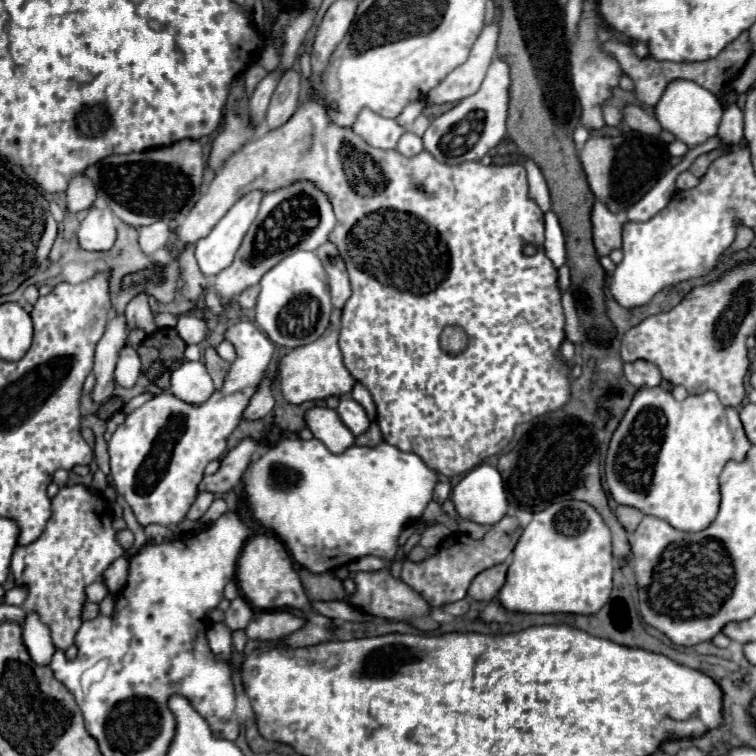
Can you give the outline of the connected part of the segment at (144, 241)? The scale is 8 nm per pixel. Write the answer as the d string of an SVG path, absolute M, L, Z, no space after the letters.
M164 220L140 228L140 248L144 254L152 254L166 246L170 236L170 226Z

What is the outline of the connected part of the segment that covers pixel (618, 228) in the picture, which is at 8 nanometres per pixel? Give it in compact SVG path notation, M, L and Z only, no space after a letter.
M598 200L592 206L592 236L594 236L594 246L598 256L608 256L614 248L622 246L622 224L616 218L616 214L608 212L604 204Z

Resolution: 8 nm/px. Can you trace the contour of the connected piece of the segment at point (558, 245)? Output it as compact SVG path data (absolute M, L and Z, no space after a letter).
M548 210L544 216L546 216L546 242L544 242L546 256L554 262L556 268L560 268L564 264L564 258L566 258L564 234L562 234L558 218L556 218L556 214L552 210Z

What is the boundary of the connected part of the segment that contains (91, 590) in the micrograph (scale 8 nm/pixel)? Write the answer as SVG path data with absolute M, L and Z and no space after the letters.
M96 582L96 584L90 584L86 590L84 590L84 594L86 594L86 600L88 602L100 602L106 594L108 594L108 590L106 590L106 586L102 584L102 582Z

